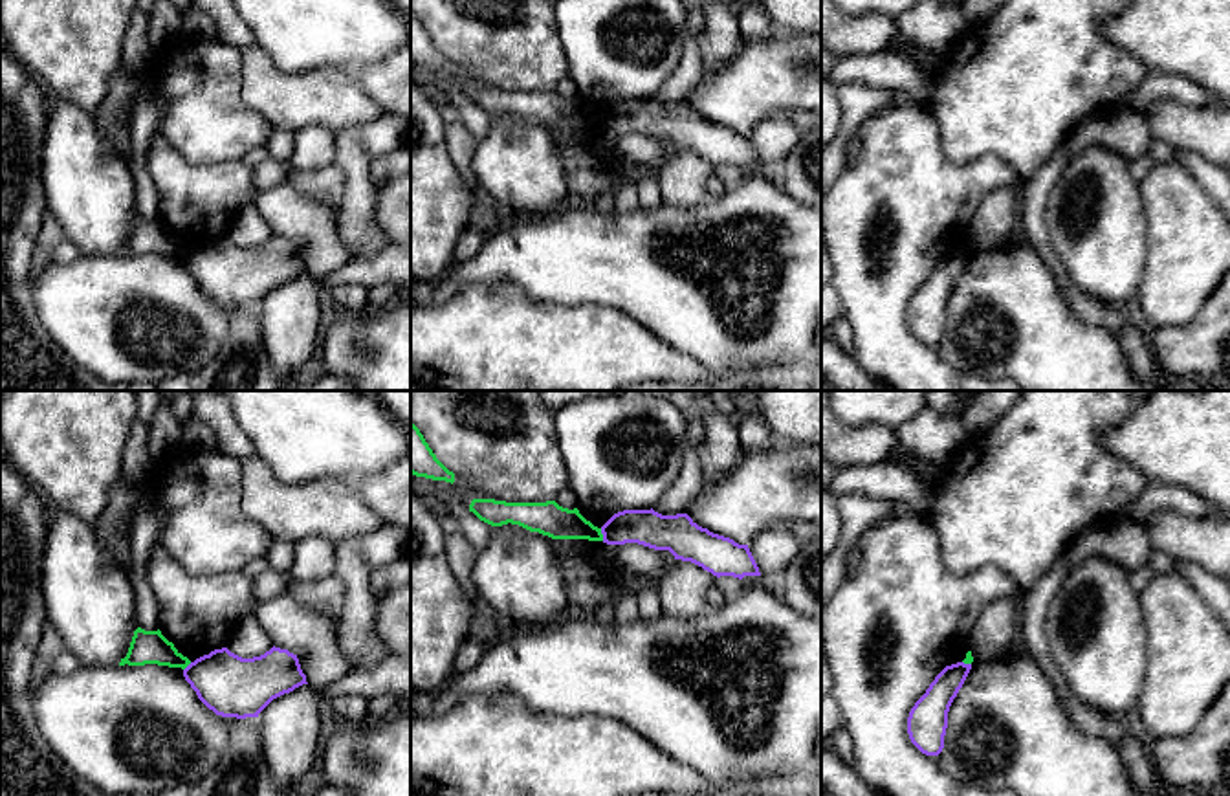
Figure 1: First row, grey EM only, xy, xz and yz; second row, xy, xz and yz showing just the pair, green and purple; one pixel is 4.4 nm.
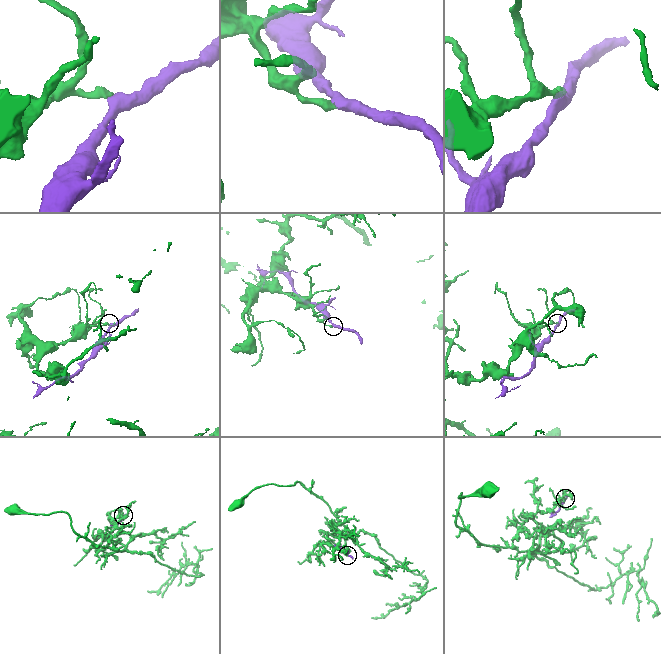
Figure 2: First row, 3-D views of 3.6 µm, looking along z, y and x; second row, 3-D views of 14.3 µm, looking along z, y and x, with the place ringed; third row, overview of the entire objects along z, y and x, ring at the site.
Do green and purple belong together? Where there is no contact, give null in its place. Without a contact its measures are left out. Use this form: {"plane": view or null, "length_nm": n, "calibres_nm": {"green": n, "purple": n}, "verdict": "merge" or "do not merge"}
{"plane": "xz", "length_nm": 60, "calibres_nm": {"green": 150, "purple": 160}, "verdict": "do not merge"}

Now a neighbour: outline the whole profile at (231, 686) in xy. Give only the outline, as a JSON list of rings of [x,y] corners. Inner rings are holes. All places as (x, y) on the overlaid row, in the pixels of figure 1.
[[[275,646],[253,658],[242,658],[227,647],[214,649],[191,662],[183,669],[183,677],[209,710],[216,715],[236,719],[258,717],[273,699],[308,684],[297,655]]]

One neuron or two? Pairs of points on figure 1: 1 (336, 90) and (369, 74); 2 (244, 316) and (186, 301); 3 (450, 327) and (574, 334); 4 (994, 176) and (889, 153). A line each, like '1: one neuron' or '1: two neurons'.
1: two neurons
2: two neurons
3: one neuron
4: one neuron

